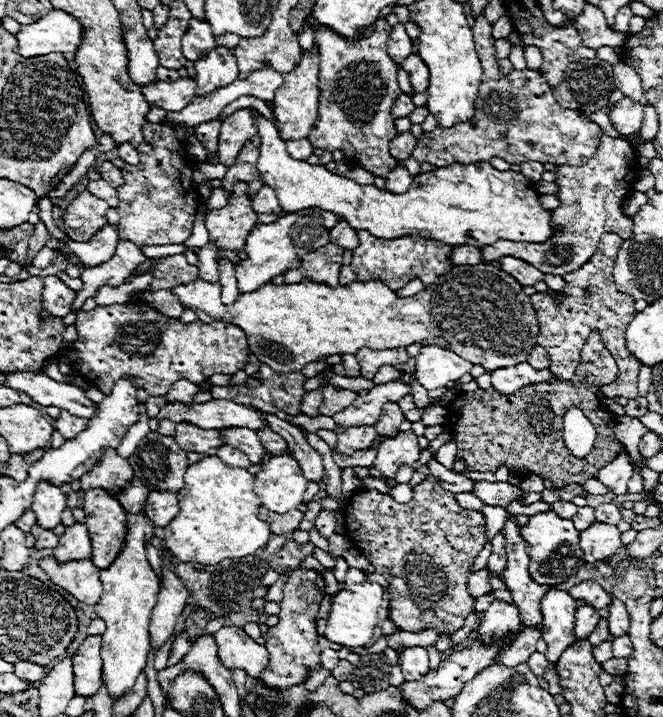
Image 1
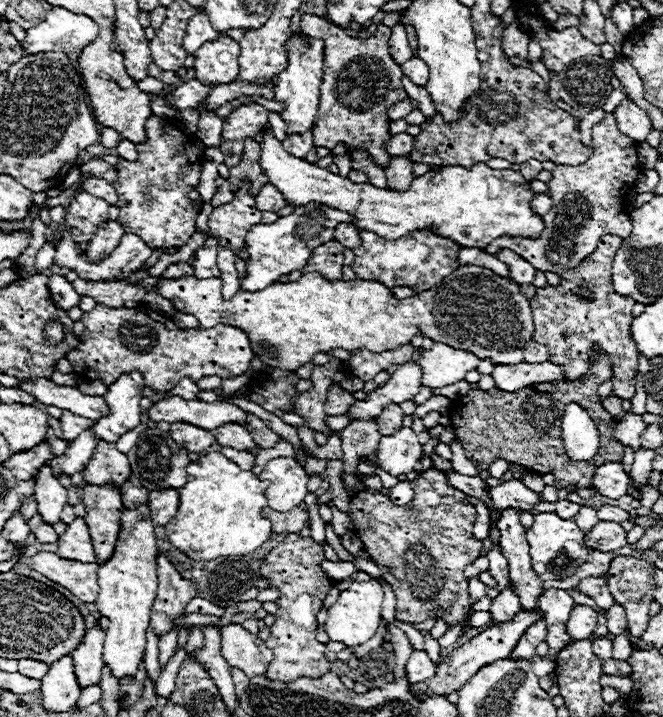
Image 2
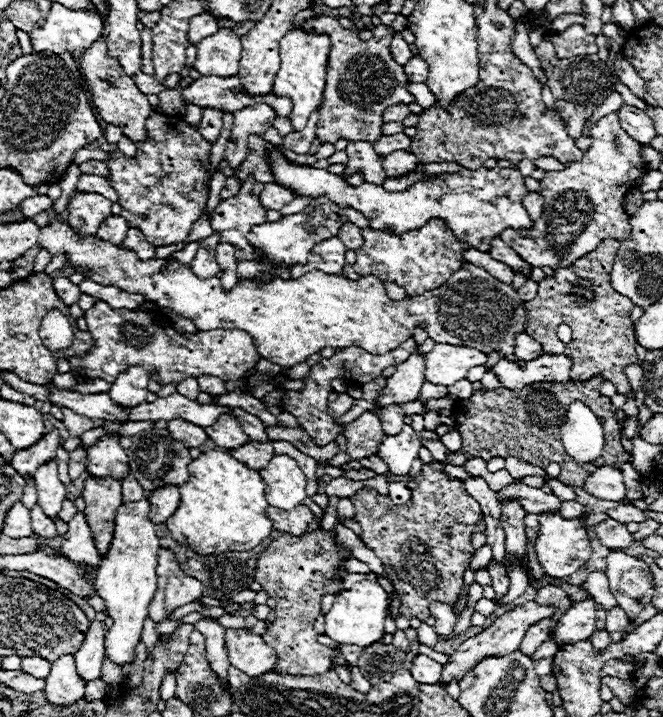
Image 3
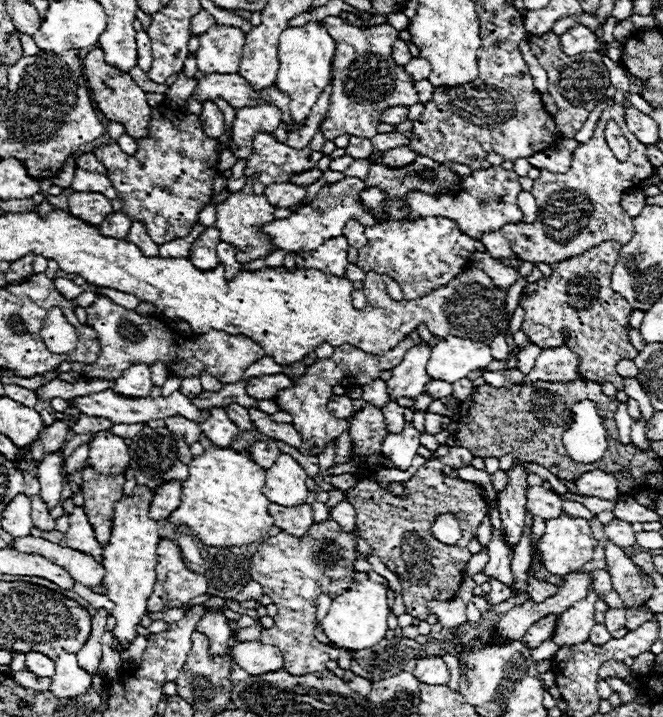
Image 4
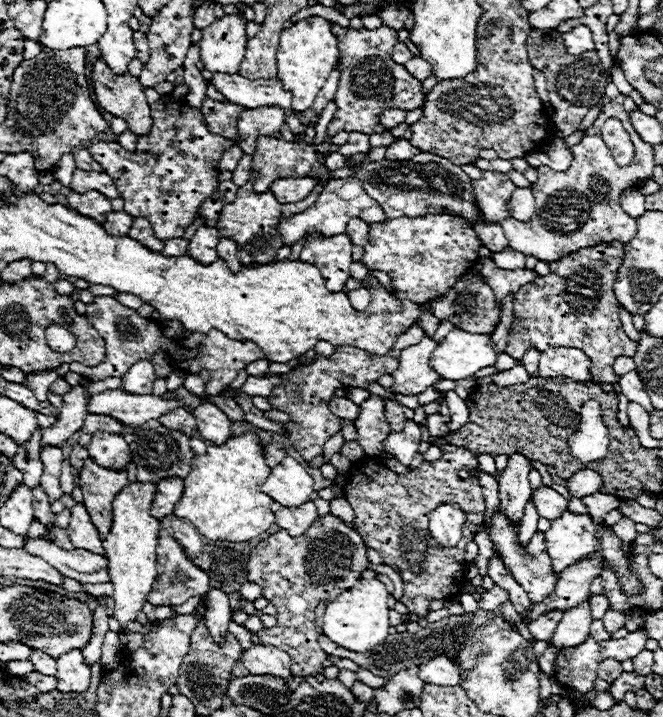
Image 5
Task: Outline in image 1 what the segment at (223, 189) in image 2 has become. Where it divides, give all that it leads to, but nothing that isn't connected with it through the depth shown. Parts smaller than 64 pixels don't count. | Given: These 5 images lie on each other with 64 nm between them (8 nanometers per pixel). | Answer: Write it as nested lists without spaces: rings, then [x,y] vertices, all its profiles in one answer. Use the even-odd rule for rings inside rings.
[[[216,188],[212,191],[210,198],[204,202],[208,210],[214,210],[214,208],[220,208],[220,206],[226,206],[228,204],[229,194],[222,188]]]

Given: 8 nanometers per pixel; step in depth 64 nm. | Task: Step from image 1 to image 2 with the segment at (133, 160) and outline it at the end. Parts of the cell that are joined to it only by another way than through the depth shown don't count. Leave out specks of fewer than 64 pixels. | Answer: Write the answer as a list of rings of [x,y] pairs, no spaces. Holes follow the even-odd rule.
[[[122,140],[120,144],[118,144],[118,156],[120,158],[124,158],[124,160],[130,160],[130,162],[134,162],[134,160],[138,160],[138,152],[136,152],[136,146],[132,144],[132,142],[128,142],[128,140]]]

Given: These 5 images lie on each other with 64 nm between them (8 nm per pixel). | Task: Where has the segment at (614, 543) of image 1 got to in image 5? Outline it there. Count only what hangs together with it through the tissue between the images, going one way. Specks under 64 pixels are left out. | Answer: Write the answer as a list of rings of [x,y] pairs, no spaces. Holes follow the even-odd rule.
[[[620,518],[614,526],[610,526],[612,528],[612,532],[622,540],[622,544],[626,544],[626,542],[634,542],[634,538],[636,538],[636,528],[634,528],[634,522],[632,520],[628,520],[628,518]]]

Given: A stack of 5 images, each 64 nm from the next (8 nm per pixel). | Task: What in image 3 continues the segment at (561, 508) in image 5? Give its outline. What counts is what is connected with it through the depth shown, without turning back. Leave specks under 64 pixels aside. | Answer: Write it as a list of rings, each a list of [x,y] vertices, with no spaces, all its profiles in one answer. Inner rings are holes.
[[[512,482],[498,492],[498,502],[518,500],[528,514],[558,512],[560,498],[554,494],[544,494],[540,488],[530,488],[522,482]]]

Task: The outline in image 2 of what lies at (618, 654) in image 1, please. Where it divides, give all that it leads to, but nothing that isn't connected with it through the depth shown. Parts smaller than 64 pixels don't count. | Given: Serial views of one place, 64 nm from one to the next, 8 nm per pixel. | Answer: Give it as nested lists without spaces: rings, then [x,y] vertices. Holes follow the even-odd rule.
[[[621,634],[620,636],[616,636],[612,643],[612,657],[619,660],[627,661],[632,652],[629,637],[626,634]]]

